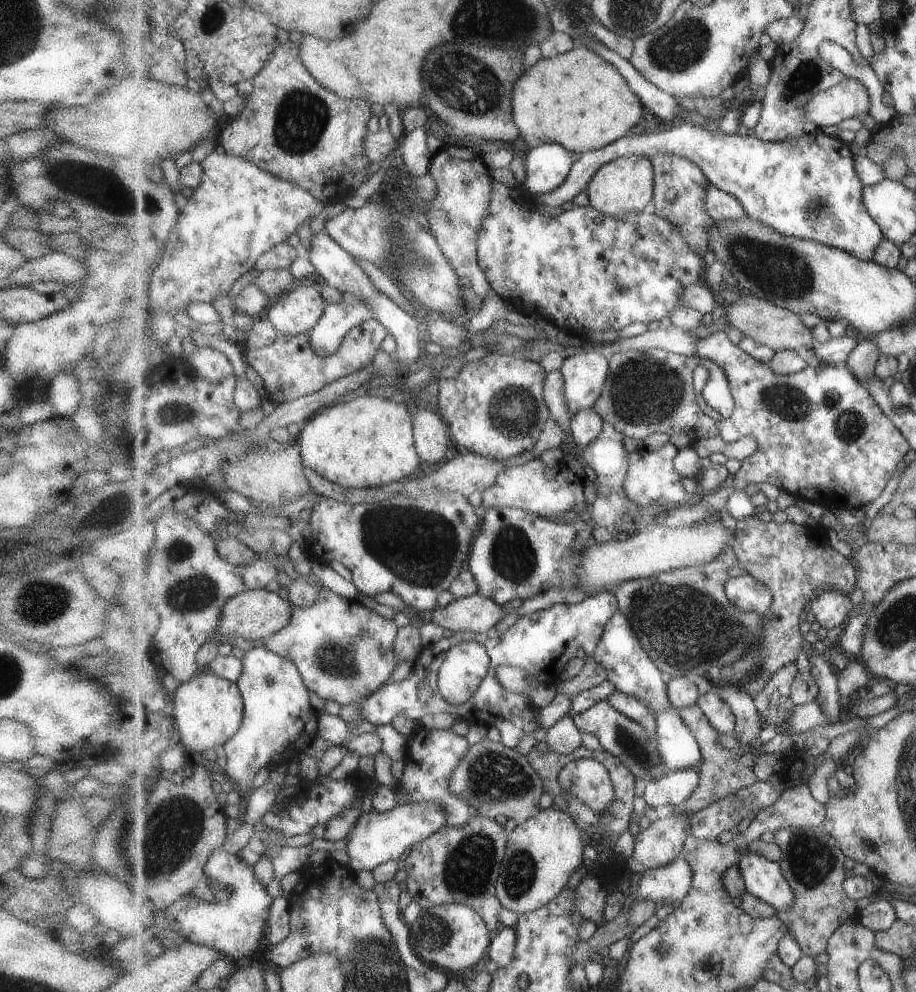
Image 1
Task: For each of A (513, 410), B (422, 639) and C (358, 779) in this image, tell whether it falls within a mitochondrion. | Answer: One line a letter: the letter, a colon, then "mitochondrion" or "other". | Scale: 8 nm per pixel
A: mitochondrion
B: other
C: other

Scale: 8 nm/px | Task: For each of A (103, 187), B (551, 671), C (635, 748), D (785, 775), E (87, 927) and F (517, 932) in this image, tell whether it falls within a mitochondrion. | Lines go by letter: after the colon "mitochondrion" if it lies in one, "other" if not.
A: mitochondrion
B: other
C: mitochondrion
D: other
E: other
F: other

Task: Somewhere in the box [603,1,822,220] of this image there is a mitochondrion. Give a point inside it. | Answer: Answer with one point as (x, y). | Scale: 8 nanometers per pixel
(679, 48)

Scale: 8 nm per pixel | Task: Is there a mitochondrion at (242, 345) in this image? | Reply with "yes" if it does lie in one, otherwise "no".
no

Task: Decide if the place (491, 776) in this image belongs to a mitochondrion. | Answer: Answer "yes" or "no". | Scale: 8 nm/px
yes

